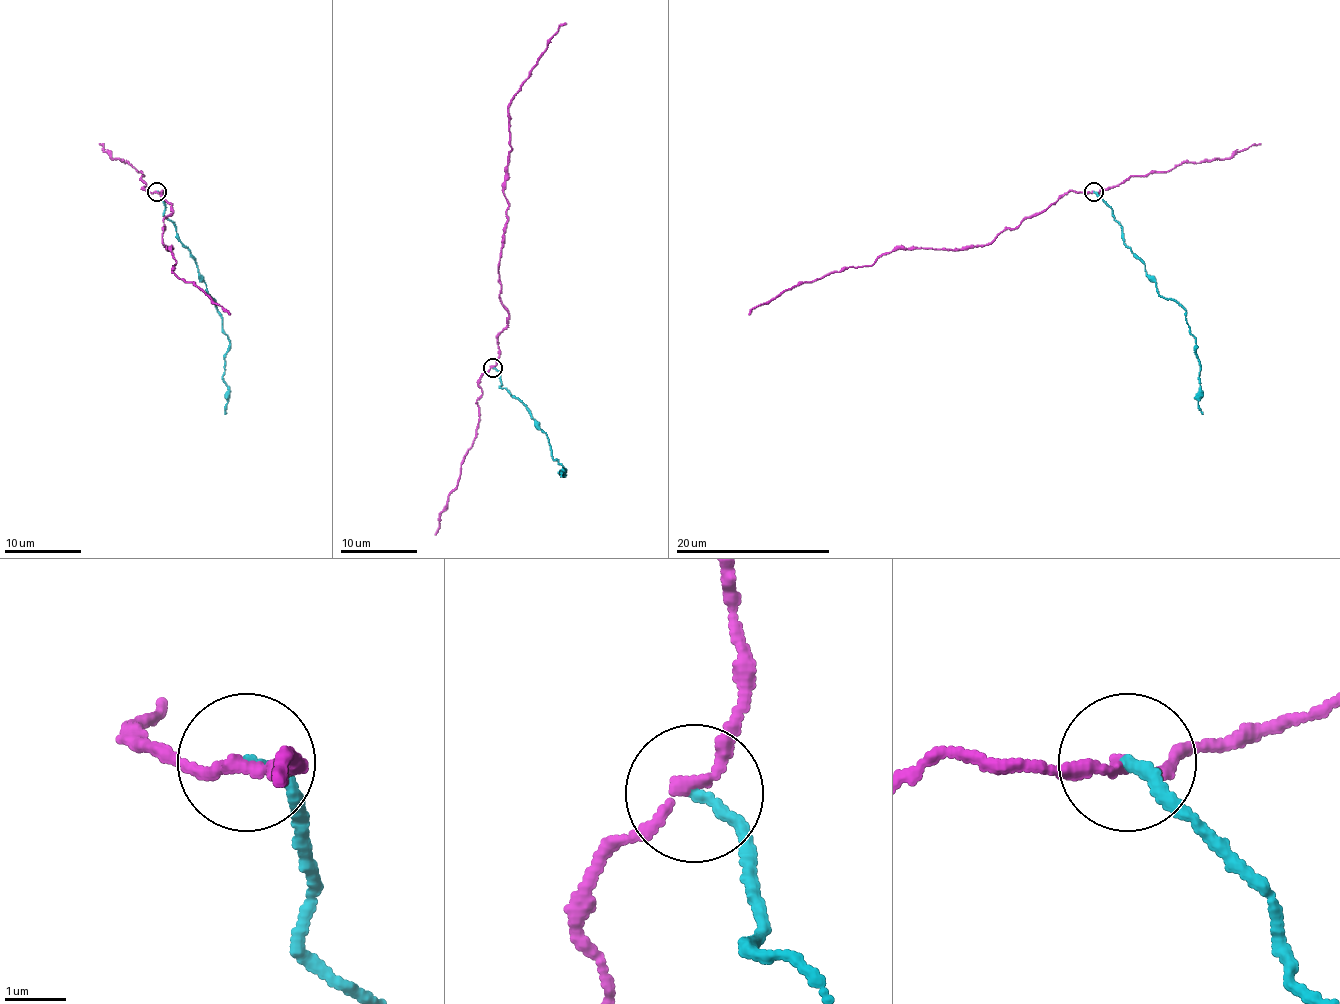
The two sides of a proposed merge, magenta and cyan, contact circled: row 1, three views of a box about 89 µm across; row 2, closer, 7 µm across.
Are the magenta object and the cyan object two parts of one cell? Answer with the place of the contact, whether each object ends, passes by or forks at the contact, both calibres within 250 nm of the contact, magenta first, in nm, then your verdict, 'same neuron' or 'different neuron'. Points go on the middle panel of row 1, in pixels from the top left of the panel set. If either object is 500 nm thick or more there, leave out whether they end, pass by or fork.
place (493, 367); magenta passes by; cyan ends; calibres 180 and 190 nm; different neuron

